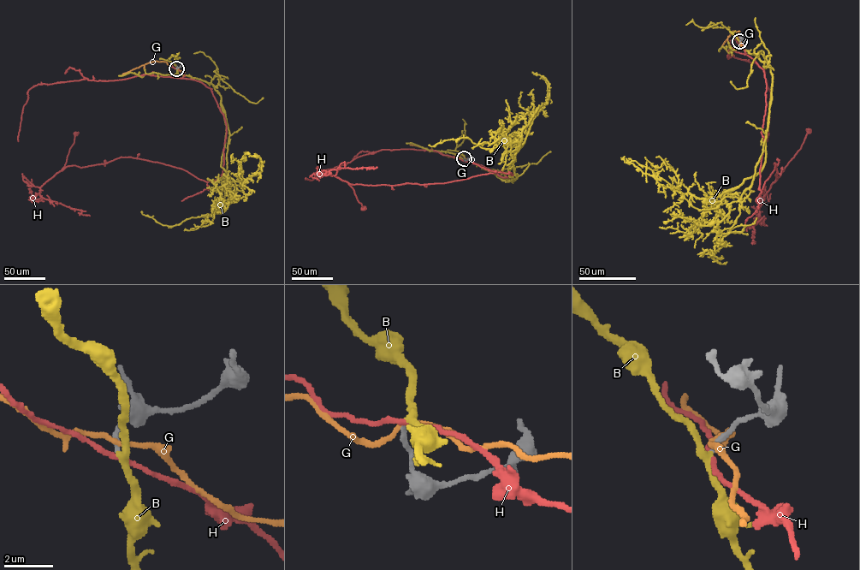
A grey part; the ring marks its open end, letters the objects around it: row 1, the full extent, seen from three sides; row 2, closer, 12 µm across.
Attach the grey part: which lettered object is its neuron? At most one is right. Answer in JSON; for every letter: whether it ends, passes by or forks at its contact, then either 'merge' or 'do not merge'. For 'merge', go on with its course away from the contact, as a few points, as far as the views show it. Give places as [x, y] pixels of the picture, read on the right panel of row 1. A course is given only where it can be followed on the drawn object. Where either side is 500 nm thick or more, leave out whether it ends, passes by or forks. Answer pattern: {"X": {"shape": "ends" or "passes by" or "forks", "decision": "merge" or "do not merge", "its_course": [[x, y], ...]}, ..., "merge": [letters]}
{"B": {"shape": "passes by", "decision": "merge", "its_course": [[739, 41], [770, 68], [772, 99], [752, 184], [722, 237], [726, 246], [712, 258], [721, 238]]}, "G": {"shape": "passes by", "decision": "do not merge"}, "H": {"shape": "passes by", "decision": "do not merge"}, "merge": ["B"]}

